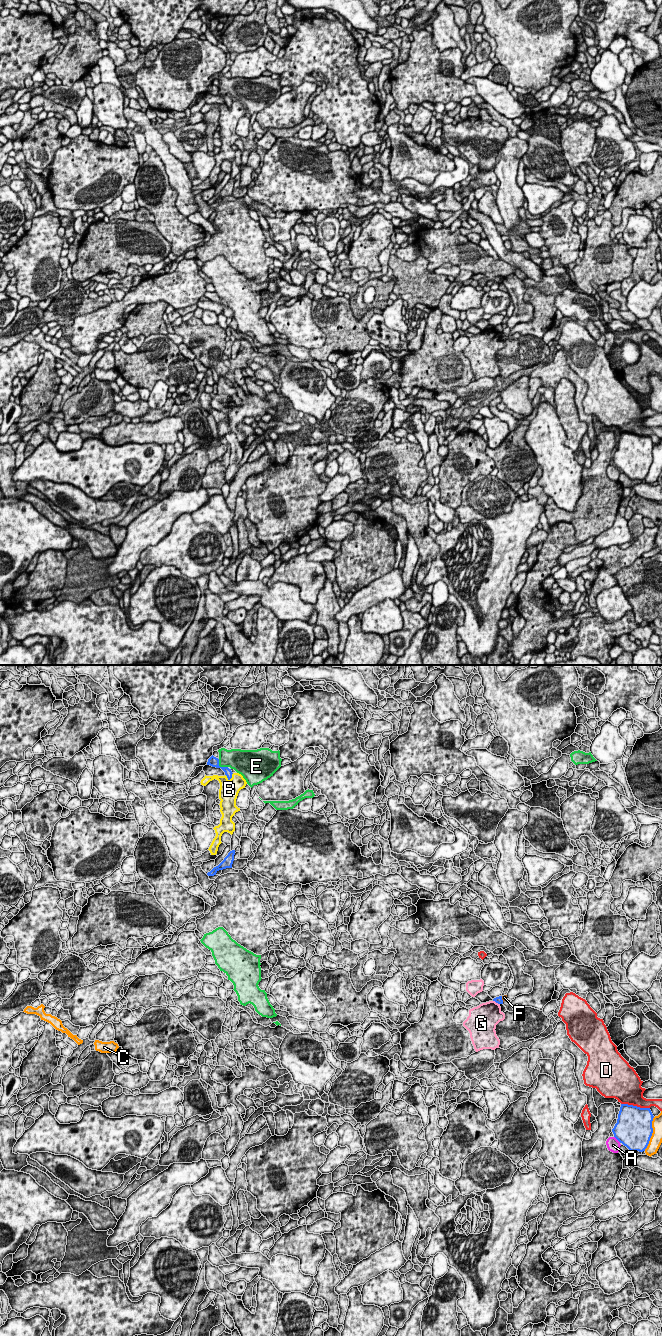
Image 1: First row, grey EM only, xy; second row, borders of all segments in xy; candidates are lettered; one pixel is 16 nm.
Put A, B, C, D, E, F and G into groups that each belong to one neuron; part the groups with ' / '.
A / B / C / D / E / F / G

